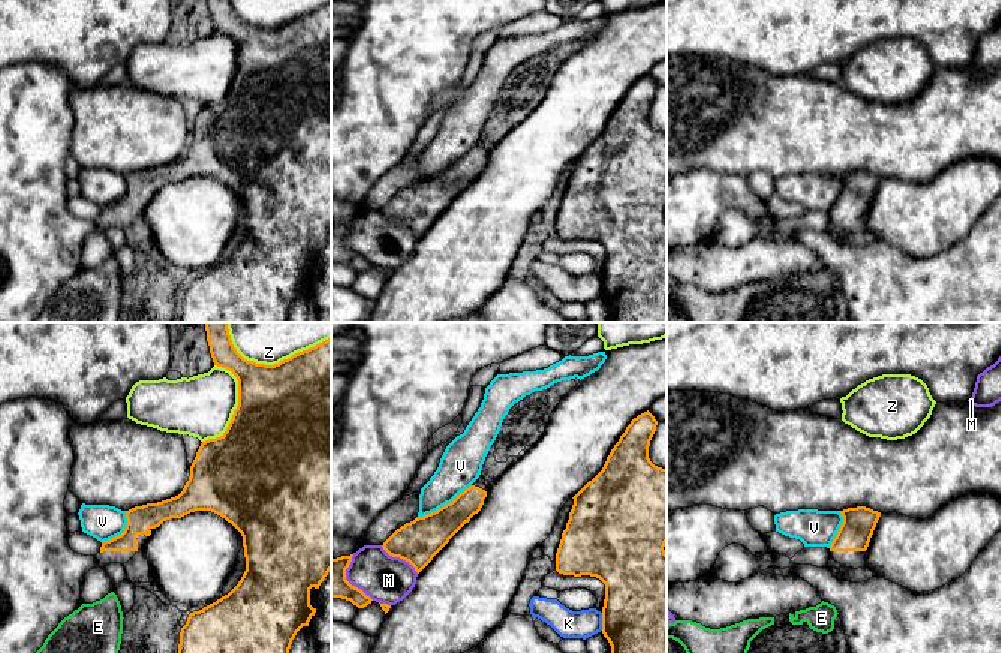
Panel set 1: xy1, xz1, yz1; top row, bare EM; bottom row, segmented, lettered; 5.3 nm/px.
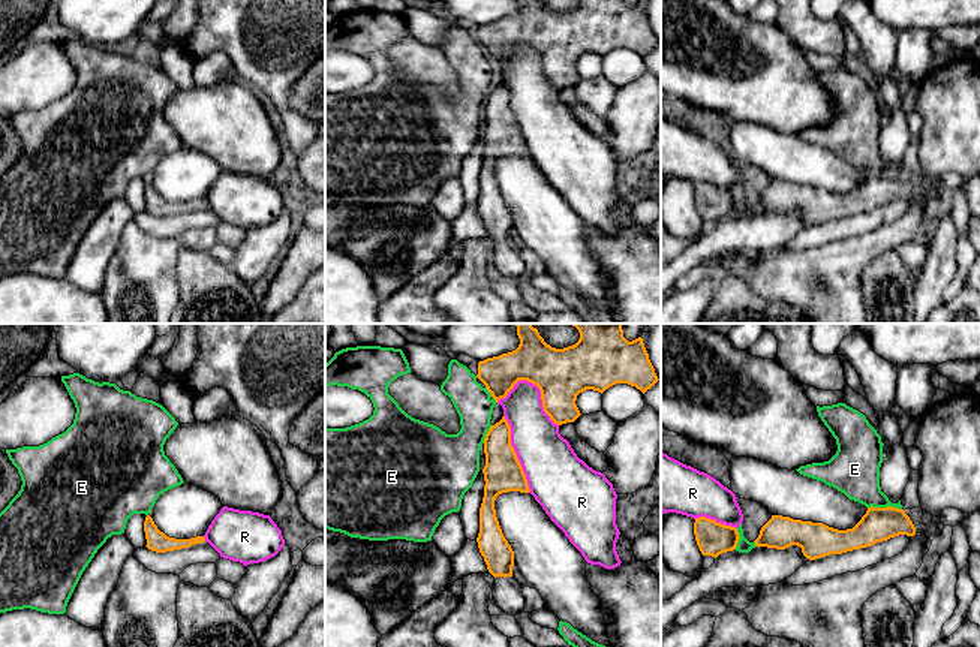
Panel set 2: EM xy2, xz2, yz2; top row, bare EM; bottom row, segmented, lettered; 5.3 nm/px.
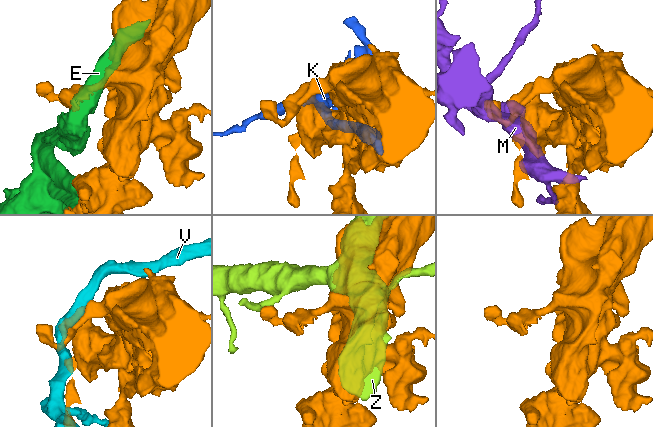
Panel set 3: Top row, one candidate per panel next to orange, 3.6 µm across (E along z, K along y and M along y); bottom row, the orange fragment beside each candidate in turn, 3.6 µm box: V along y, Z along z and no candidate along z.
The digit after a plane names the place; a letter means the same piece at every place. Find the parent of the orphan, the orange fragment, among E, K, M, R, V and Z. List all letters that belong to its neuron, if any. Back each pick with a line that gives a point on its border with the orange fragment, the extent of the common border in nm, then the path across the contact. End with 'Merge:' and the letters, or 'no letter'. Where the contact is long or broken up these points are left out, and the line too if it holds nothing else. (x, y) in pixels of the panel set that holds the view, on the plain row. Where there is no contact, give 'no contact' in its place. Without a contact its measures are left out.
E: yz2 (884, 172) | 180 nm
Merge: E

